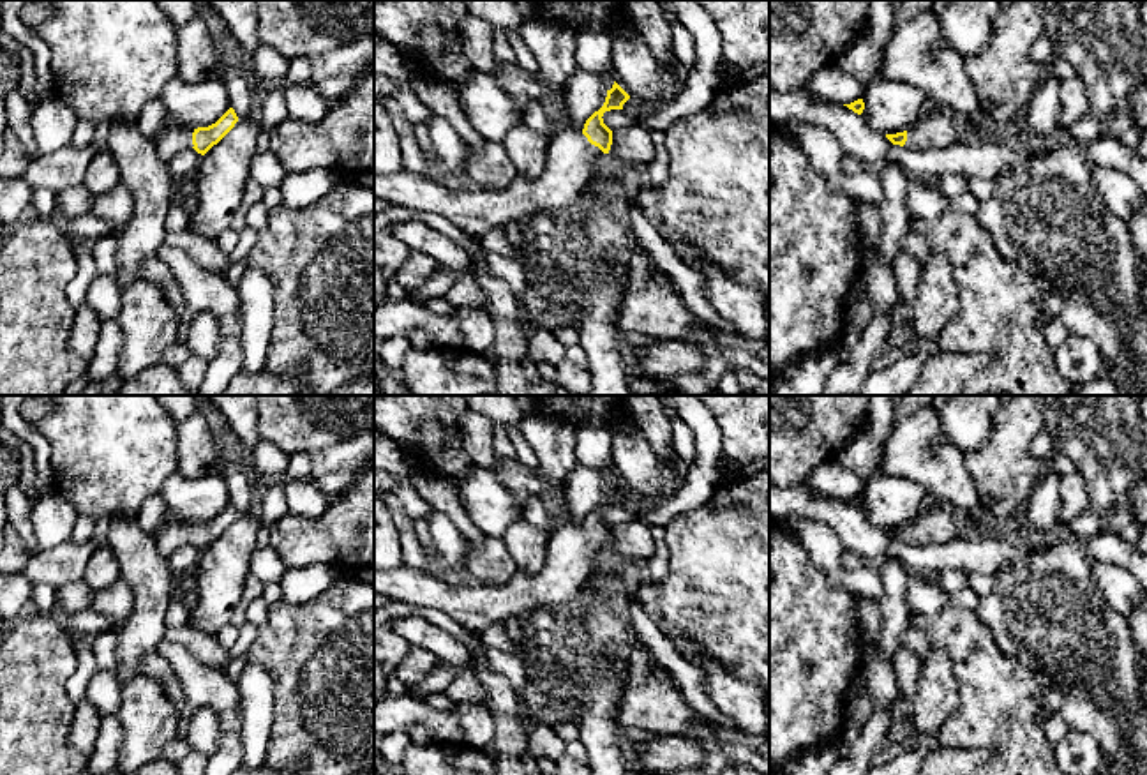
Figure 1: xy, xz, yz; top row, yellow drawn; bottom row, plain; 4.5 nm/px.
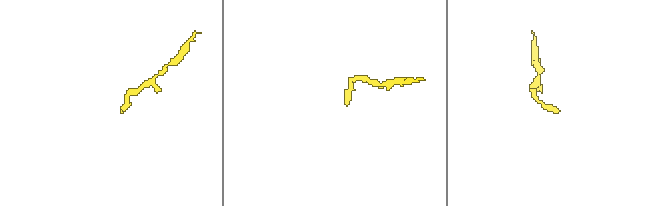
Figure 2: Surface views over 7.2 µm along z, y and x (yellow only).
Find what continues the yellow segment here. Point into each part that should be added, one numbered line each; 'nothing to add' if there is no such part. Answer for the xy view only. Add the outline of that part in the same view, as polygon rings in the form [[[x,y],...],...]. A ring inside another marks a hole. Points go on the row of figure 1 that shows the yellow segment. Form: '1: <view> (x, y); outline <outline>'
1: xy (173, 138); outline [[[168,120],[159,136],[154,139],[159,159],[169,162],[169,159],[178,152],[192,148],[192,132],[194,129],[182,127]]]

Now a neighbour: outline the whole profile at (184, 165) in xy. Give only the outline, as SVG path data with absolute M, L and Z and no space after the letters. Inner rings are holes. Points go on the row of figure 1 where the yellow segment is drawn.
M194 148L182 150L176 155L173 155L168 162L168 169L175 182L182 184L192 175L198 173L201 166L203 155L198 154Z

